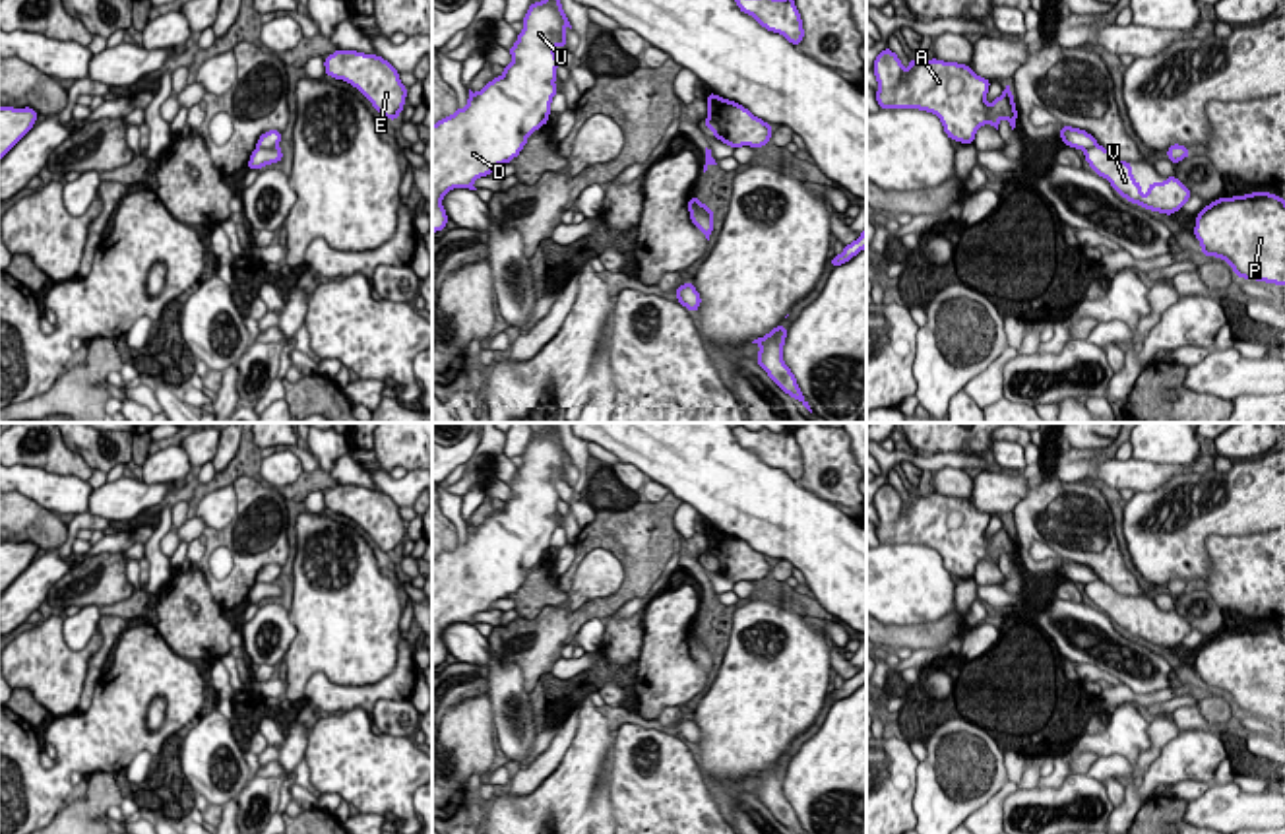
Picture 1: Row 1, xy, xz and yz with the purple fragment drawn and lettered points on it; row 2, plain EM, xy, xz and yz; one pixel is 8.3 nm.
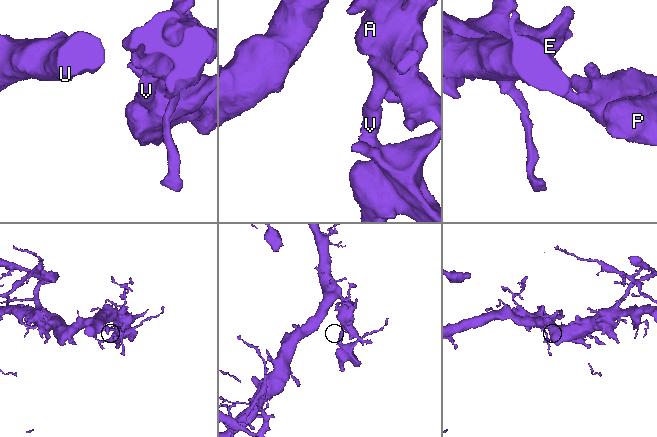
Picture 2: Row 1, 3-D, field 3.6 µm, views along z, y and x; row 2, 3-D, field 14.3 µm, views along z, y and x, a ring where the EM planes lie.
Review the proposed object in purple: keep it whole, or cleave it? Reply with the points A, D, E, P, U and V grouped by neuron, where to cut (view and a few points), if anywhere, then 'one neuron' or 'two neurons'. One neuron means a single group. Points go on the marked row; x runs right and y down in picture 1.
groups A D E U / P V; cut xz (689, 206), (698, 212), (710, 210); two neurons

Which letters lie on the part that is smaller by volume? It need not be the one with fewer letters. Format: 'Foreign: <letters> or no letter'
Foreign: P, V

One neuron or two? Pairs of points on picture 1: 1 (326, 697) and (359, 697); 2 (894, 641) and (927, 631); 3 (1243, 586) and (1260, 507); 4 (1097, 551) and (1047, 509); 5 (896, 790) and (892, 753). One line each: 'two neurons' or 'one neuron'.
1: one neuron
2: one neuron
3: two neurons
4: one neuron
5: one neuron

